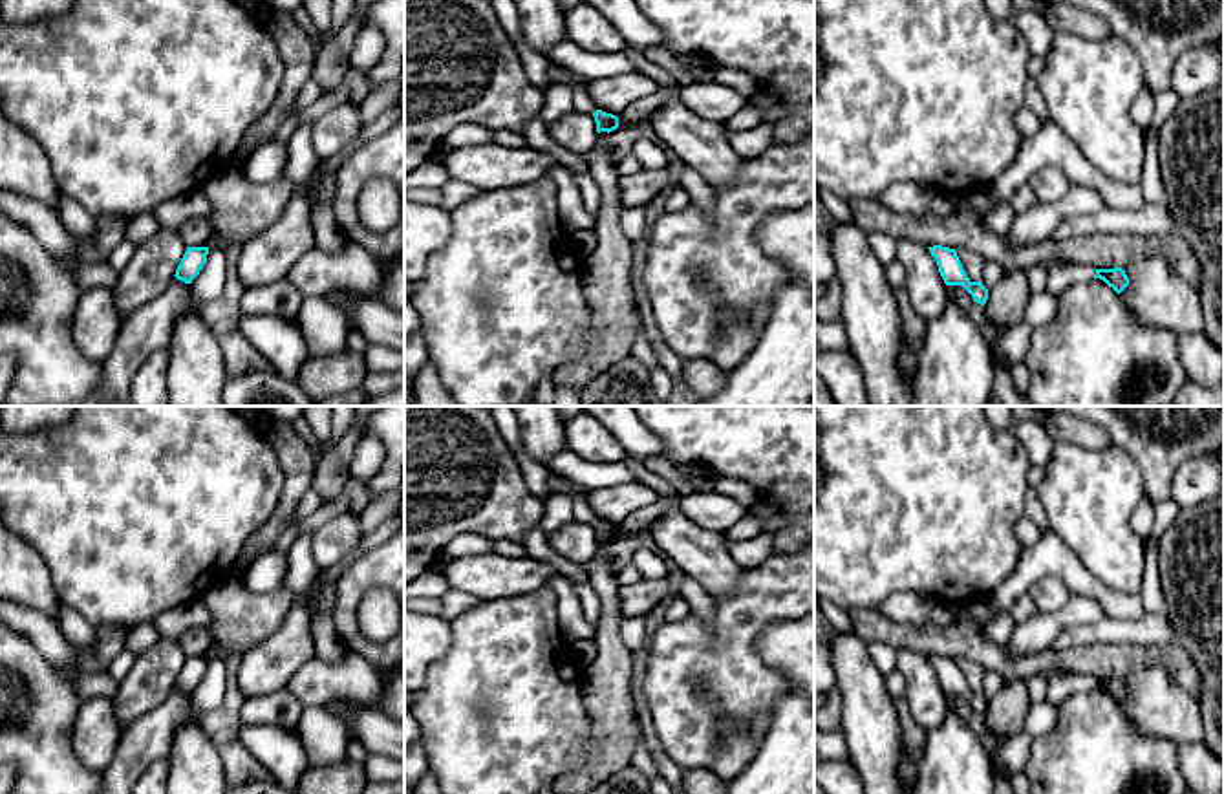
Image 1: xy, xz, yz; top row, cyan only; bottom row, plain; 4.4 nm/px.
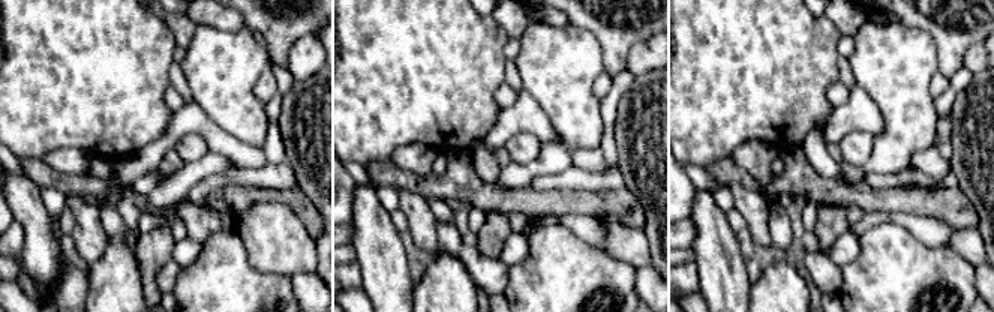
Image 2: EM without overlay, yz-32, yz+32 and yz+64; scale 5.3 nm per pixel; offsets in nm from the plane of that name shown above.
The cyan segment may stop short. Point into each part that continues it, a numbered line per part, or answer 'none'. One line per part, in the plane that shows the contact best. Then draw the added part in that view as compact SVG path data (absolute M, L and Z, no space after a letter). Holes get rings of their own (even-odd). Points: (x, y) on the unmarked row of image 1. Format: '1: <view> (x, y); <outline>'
none

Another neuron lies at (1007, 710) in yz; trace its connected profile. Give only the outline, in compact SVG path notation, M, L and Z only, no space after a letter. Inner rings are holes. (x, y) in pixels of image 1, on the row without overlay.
M1006 679L1004 686L988 699L984 719L995 735L1008 737L1023 732L1028 708L1030 695L1026 681Z

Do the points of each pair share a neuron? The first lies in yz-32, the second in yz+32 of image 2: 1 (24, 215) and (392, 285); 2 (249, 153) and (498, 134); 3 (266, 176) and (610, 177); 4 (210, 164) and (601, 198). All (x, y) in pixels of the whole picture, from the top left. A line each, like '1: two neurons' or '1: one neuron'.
1: one neuron
2: one neuron
3: one neuron
4: two neurons

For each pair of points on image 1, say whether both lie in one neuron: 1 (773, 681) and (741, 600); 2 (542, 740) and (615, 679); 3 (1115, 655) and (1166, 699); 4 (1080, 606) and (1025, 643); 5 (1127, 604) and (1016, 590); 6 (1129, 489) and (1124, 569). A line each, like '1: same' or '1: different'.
1: same
2: different
3: different
4: same
5: same
6: same

